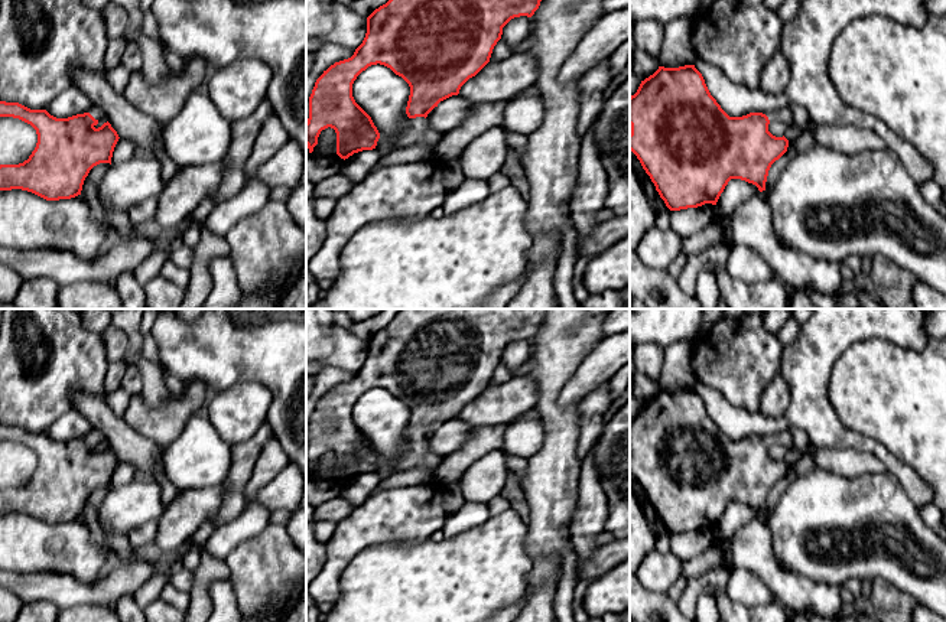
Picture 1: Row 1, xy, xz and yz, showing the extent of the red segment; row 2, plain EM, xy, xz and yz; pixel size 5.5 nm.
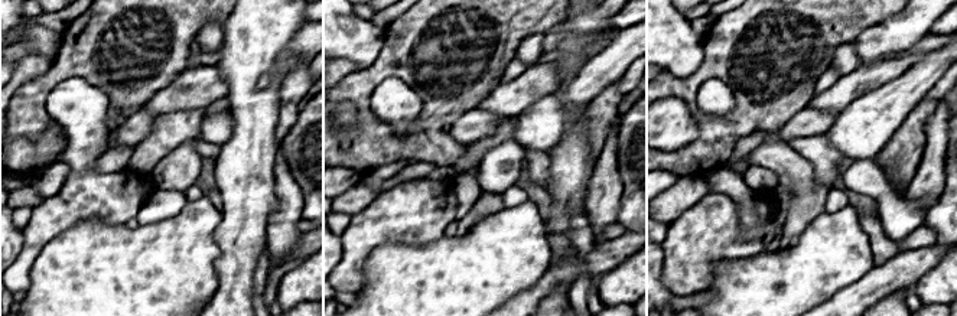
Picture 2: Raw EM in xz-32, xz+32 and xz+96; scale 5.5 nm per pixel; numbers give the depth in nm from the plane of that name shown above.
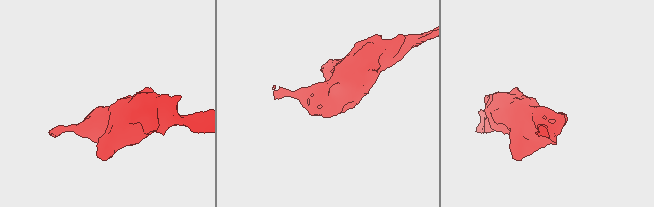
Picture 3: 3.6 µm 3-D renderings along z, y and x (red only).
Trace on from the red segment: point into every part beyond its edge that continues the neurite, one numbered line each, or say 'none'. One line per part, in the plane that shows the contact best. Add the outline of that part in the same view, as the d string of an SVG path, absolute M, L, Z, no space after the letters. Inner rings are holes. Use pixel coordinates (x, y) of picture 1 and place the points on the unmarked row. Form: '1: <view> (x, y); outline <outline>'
1: xz (418, 455); outline M425 440L412 442L402 459L399 469L429 468L432 472L442 463L442 456L433 453Z

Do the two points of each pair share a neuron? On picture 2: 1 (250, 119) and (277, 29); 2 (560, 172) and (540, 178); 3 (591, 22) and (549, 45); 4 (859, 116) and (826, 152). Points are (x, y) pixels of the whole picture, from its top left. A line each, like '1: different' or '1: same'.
1: same
2: different
3: same
4: different

